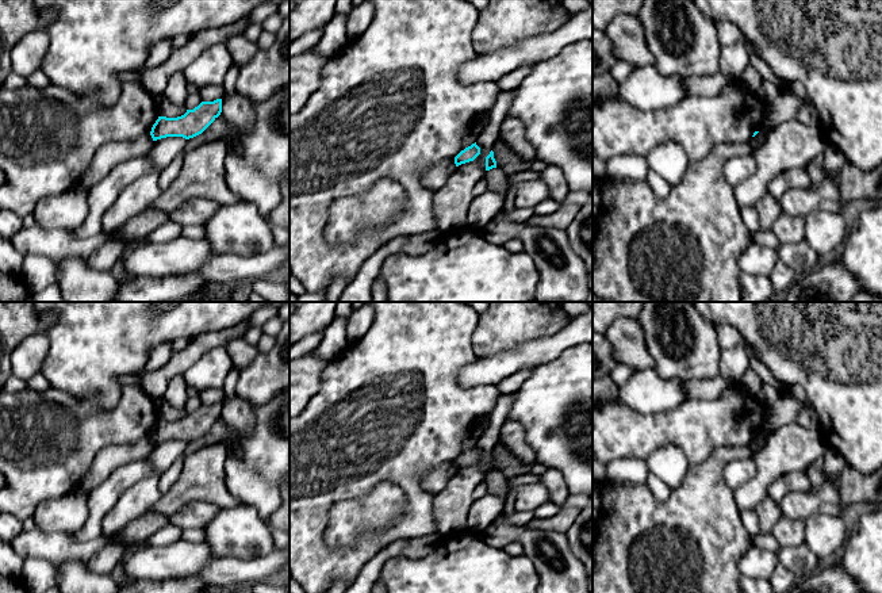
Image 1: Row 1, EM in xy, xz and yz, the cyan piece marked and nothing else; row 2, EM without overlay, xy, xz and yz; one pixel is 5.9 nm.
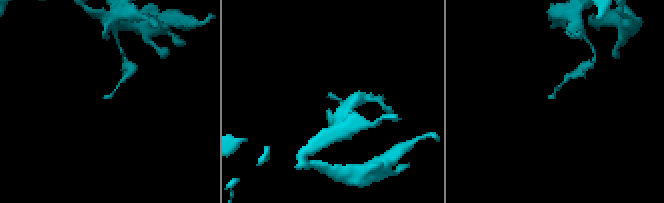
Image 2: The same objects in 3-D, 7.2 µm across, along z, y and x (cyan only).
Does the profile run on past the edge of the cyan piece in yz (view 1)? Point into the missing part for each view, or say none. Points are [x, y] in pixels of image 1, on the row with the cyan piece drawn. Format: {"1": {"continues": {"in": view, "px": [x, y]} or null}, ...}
{"1": {"continues": null}}

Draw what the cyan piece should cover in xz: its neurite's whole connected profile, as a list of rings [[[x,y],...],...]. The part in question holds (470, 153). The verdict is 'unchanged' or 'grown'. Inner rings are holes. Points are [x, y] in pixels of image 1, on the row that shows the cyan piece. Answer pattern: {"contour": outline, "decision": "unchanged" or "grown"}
{"contour": [[[475,144],[471,146],[465,148],[461,150],[456,157],[455,157],[455,164],[456,167],[473,161],[478,156],[480,154],[480,148]]], "decision": "unchanged"}

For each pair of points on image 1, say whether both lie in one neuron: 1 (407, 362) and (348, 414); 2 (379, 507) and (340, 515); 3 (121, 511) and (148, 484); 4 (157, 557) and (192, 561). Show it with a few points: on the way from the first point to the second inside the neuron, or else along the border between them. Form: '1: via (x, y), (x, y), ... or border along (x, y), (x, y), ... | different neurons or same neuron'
1: via (392, 377), (363, 406) | same neuron
2: via (369, 513), (349, 515) | same neuron
3: via (127, 504), (141, 490) | same neuron
4: via (165, 561), (184, 561) | same neuron

